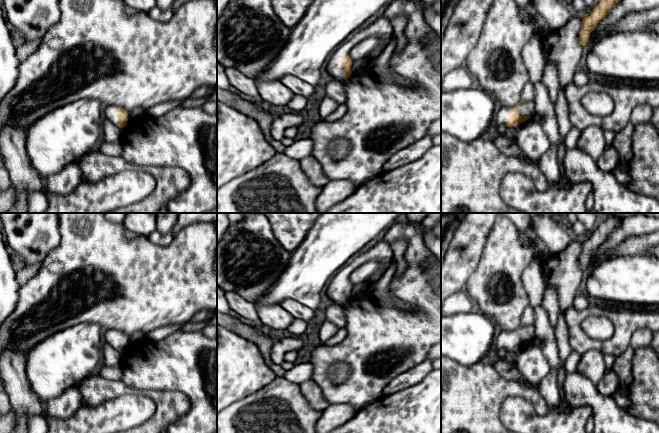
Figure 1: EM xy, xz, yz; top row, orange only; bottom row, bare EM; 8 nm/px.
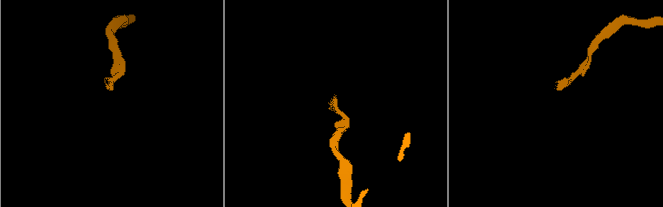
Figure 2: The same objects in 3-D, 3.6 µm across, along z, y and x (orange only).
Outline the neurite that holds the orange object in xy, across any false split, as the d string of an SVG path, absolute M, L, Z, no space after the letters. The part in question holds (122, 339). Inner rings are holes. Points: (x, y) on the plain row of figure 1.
M109 329L104 331L103 339L106 343L114 347L115 349L123 352L126 350L128 345L128 337L122 331L117 331L115 329Z

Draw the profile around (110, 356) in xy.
M104 341L102 346L101 365L118 366L121 365L122 360L123 360L123 353Z

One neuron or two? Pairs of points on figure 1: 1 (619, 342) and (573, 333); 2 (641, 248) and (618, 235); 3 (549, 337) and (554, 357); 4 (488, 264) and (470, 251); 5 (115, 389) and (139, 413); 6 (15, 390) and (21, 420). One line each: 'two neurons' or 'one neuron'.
1: one neuron
2: two neurons
3: one neuron
4: two neurons
5: two neurons
6: one neuron

